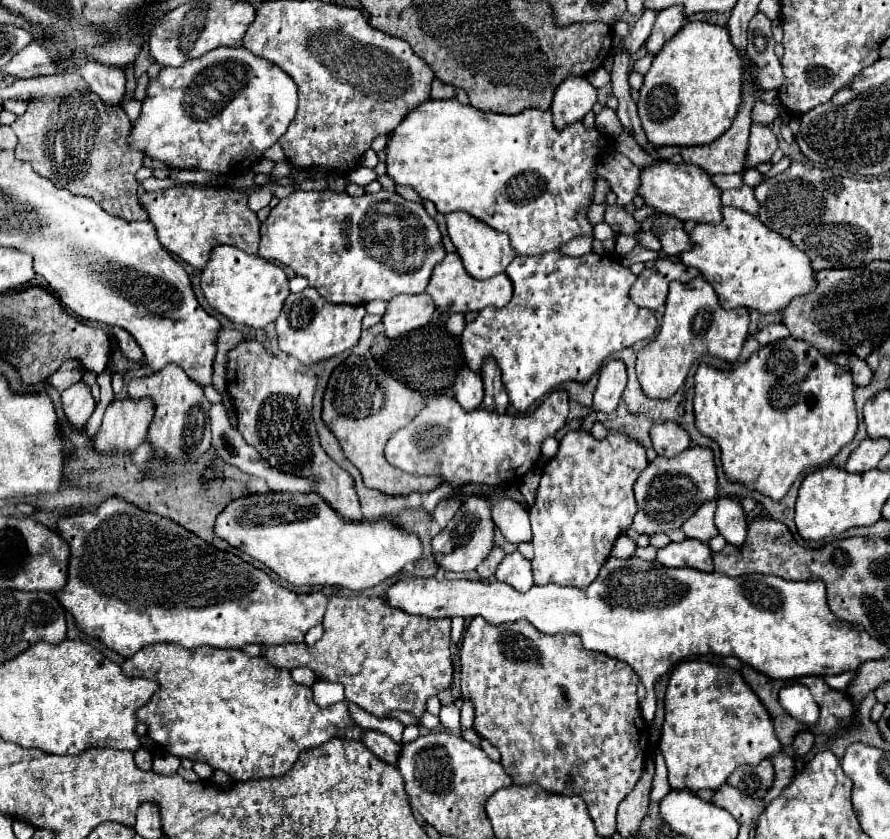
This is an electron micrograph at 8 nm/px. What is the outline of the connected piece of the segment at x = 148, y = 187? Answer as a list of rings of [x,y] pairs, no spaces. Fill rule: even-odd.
[[[152,176],[142,181],[142,187],[146,192],[154,192],[160,189],[166,189],[172,186],[181,186],[181,185],[184,184],[180,182],[176,182],[175,180],[172,180],[169,177],[166,179],[158,179]]]

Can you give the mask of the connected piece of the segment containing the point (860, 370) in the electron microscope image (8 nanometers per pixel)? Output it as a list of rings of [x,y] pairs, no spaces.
[[[834,354],[832,358],[834,362],[838,362],[840,366],[846,366],[852,372],[856,386],[868,386],[872,382],[872,370],[866,360],[860,360],[854,354]]]

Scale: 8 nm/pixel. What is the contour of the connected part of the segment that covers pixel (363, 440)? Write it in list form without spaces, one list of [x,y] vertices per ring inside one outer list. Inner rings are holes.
[[[350,356],[348,360],[344,360],[330,376],[326,394],[324,394],[324,412],[322,412],[322,420],[326,422],[328,428],[334,430],[334,436],[338,438],[346,458],[360,470],[364,484],[368,488],[380,490],[384,494],[410,494],[410,492],[432,492],[442,484],[440,476],[412,476],[412,474],[404,474],[402,470],[394,470],[394,466],[386,466],[386,458],[384,458],[384,446],[390,440],[390,436],[404,428],[408,422],[414,420],[414,416],[422,410],[424,406],[424,396],[412,388],[408,388],[404,382],[392,378],[388,372],[384,372],[372,356]]]

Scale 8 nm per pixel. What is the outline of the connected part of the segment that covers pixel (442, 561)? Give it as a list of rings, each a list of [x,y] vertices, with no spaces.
[[[470,496],[448,522],[448,526],[432,538],[432,554],[440,568],[450,572],[470,572],[474,570],[494,548],[494,522],[492,522],[492,502],[484,496]]]

